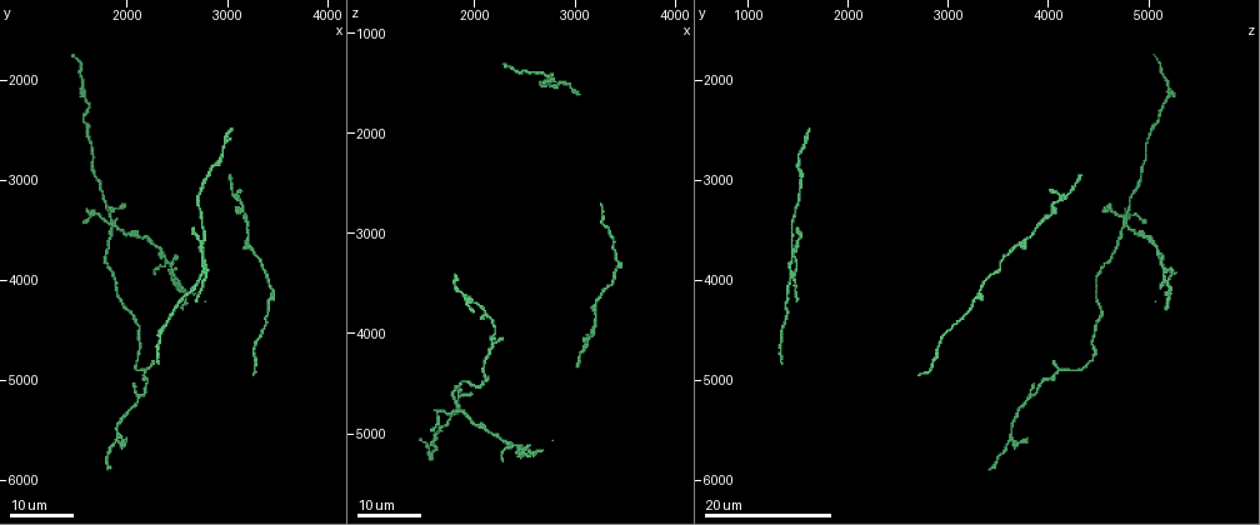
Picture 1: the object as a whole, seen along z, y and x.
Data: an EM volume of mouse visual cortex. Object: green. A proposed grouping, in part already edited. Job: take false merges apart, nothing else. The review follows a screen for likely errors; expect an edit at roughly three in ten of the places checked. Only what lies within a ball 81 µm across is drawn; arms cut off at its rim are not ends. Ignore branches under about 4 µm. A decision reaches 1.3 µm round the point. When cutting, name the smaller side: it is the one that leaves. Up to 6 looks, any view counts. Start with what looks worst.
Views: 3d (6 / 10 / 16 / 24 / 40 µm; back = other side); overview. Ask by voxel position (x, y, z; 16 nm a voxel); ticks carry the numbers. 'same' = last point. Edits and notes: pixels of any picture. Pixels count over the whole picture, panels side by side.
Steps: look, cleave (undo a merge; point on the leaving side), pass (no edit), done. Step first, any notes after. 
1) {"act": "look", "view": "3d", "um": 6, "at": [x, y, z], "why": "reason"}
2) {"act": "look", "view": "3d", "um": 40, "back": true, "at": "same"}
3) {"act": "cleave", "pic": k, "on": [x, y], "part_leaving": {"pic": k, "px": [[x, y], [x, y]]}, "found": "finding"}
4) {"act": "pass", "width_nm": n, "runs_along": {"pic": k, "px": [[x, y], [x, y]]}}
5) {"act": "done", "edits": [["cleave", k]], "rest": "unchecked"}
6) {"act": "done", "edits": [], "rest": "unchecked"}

{"act": "look", "view": "3d", "um": 24, "at": [1860, 3440, 4780], "why": "four or more arms meet"}

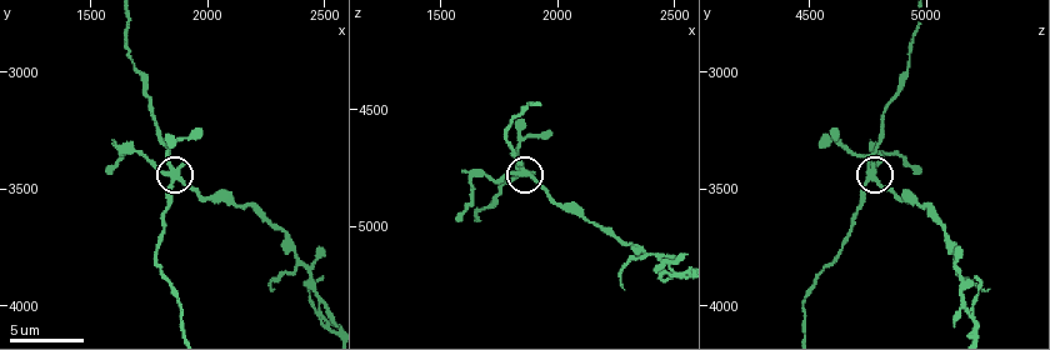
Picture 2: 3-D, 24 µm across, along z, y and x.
{"act": "look", "view": "3d", "um": 6, "at": [1870, 3450, 4770], "why": "closer look"}

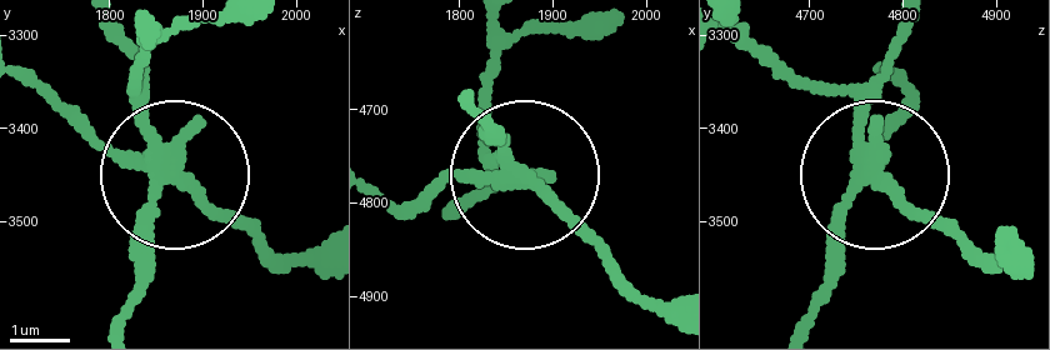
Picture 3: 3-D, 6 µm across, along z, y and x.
{"act": "cleave", "pic": 3, "on": [226, 211], "side_arm_um": 24, "part_leaving": {"pic": 3, "px": [[161, 171], [320, 260]]}, "found": "a second cell is stuck on"}

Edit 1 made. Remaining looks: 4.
{"act": "look", "view": "overview"}

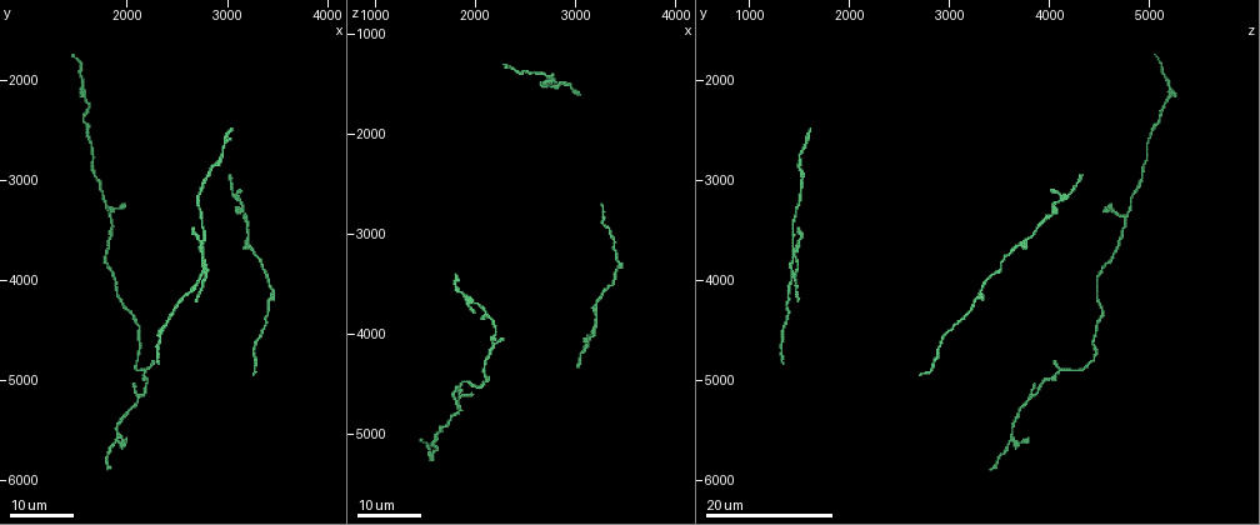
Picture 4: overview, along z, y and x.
{"act": "look", "view": "3d", "um": 16, "at": [2180, 4900, 4080], "why": "three-way junction"}

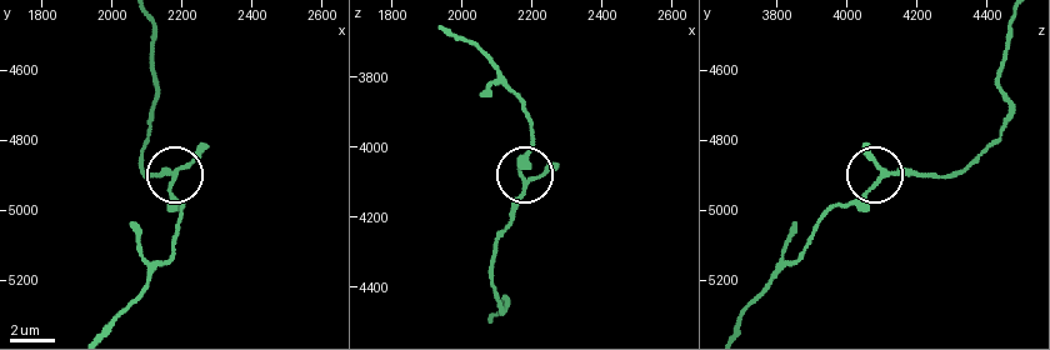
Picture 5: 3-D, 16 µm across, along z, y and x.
{"act": "look", "view": "3d", "um": 6, "at": [2170, 4930, 4080], "why": "closer look"}

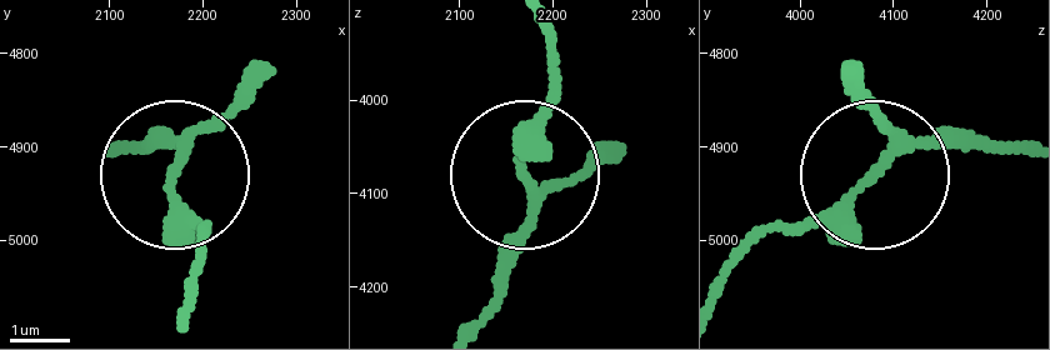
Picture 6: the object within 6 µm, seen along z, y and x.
{"act": "pass", "width_nm": 160, "runs_along": {"pic": 6, "px": [[120, 149], [175, 154], [204, 263]]}, "found": "one cell here"}

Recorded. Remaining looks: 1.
{"act": "done", "edits": [["cleave", 3]], "rest": "unchecked"}

